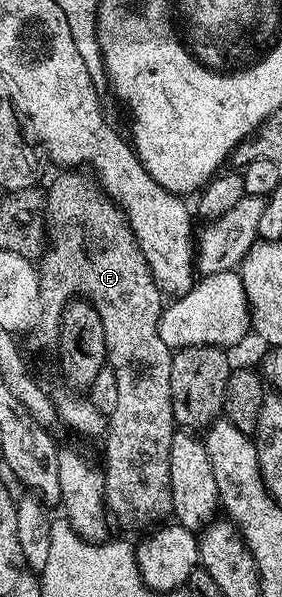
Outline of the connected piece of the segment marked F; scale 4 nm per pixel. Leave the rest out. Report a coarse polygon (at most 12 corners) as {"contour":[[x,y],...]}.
{"contour":[[81,170],[45,197],[43,316],[103,318],[119,385],[107,508],[173,511],[173,352],[129,218]]}

